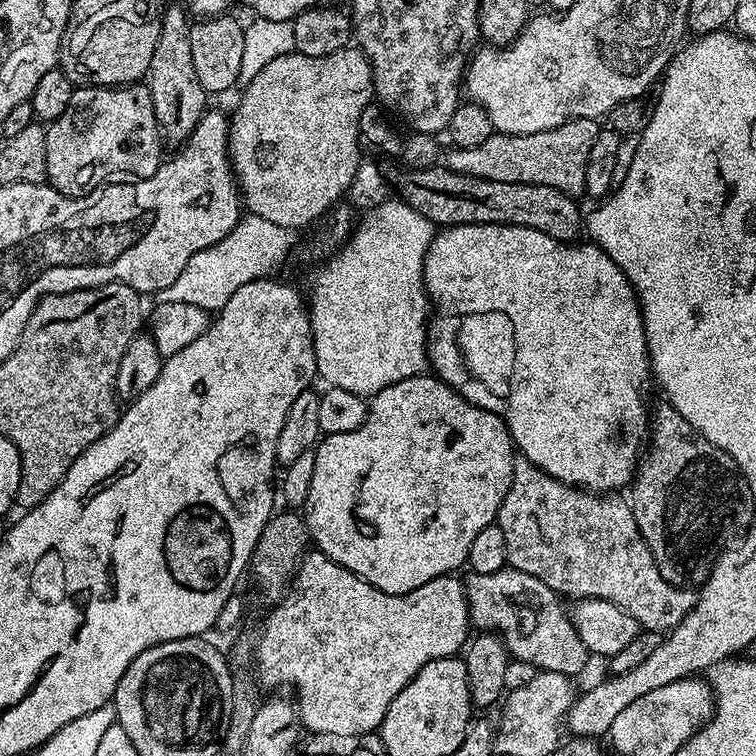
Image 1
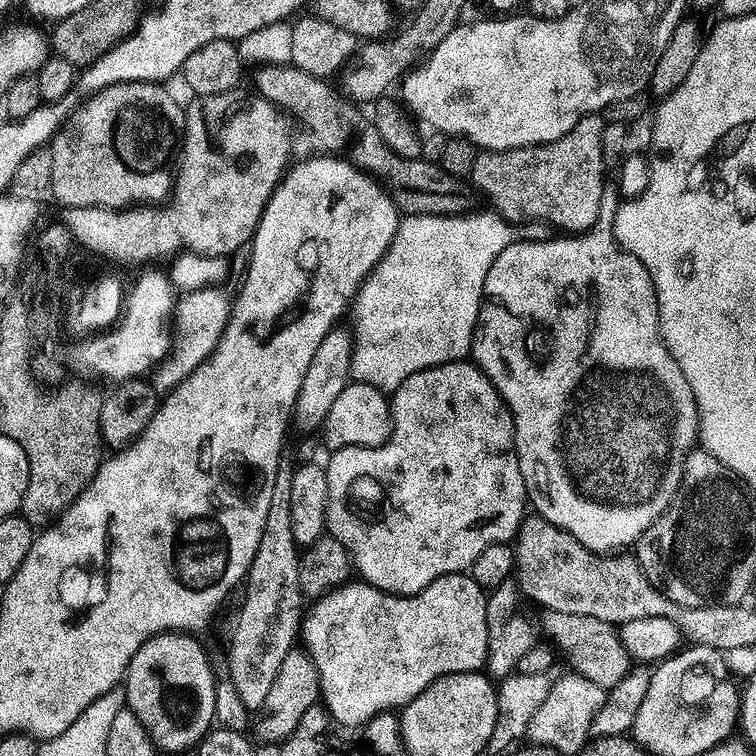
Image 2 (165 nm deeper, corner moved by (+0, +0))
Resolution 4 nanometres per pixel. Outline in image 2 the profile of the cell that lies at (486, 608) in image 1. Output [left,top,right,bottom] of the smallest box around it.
[543,611,630,690]

